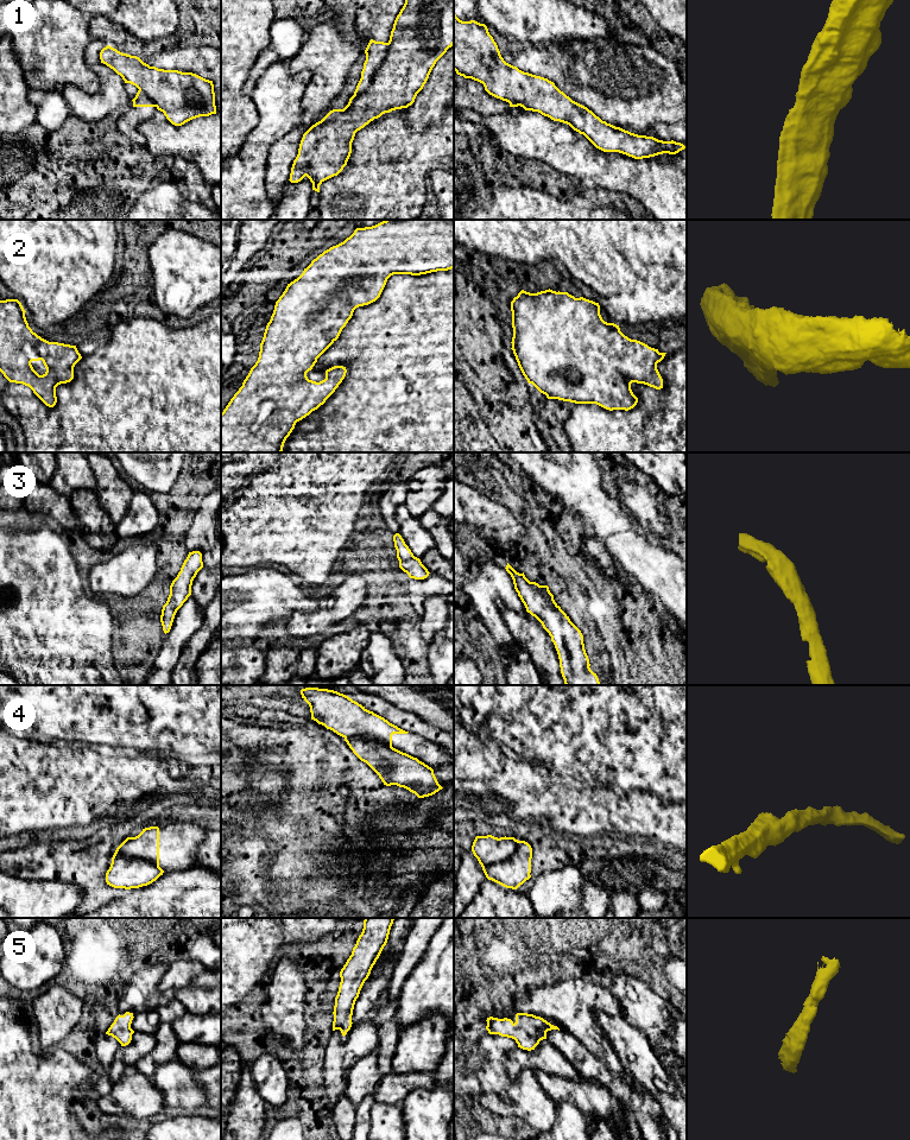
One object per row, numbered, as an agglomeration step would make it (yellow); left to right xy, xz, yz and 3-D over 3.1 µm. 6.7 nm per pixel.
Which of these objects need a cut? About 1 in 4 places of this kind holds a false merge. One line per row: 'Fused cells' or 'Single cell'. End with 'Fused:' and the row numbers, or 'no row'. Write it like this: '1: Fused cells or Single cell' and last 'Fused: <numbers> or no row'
1: Fused cells
2: Single cell
3: Single cell
4: Single cell
5: Single cell
Fused: 1

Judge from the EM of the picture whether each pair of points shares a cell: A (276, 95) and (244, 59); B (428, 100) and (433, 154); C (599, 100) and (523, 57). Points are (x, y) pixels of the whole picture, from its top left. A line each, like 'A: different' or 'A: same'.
A: different
B: different
C: same

